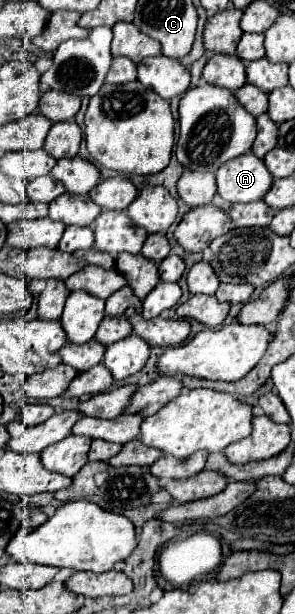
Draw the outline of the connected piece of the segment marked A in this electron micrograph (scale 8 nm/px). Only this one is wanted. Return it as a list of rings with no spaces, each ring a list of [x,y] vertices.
[[[244,153],[216,171],[218,195],[230,203],[250,203],[262,199],[272,187],[272,175],[262,159],[254,153]]]

